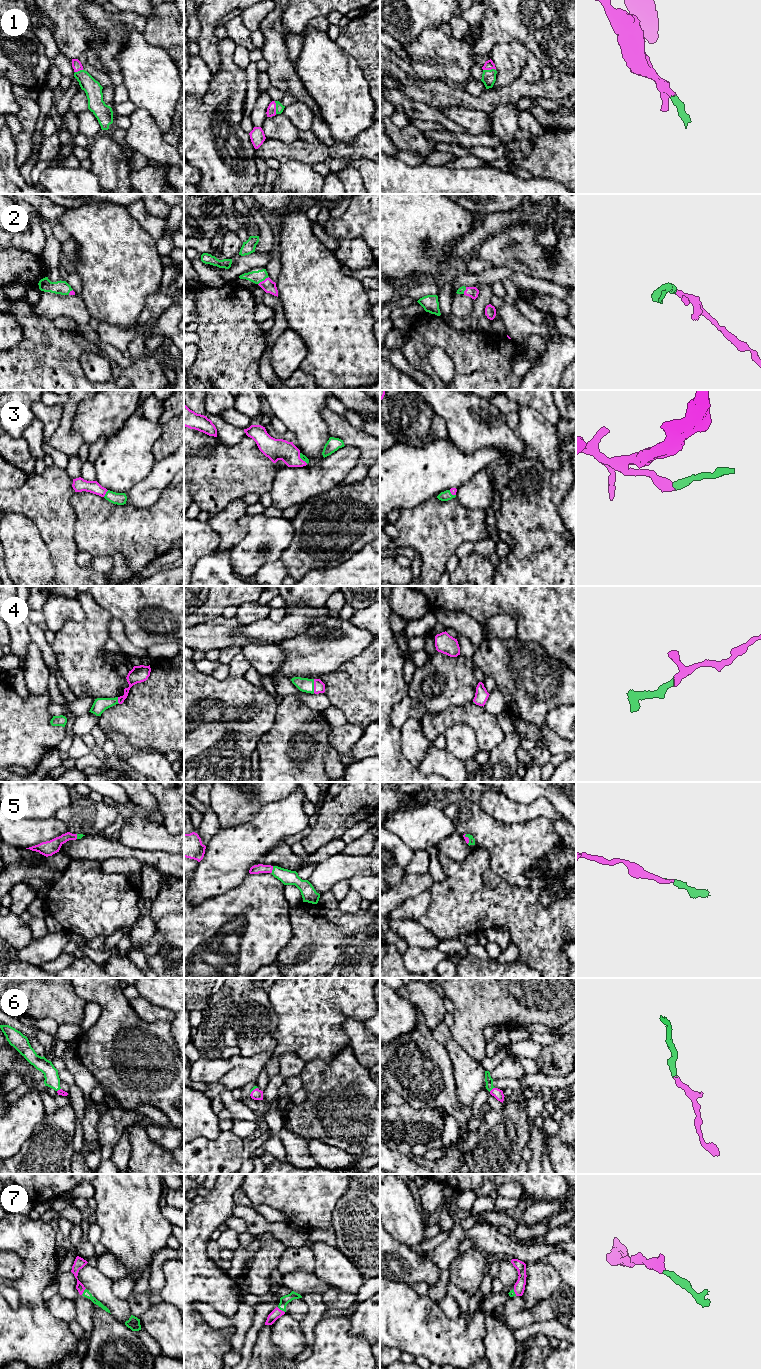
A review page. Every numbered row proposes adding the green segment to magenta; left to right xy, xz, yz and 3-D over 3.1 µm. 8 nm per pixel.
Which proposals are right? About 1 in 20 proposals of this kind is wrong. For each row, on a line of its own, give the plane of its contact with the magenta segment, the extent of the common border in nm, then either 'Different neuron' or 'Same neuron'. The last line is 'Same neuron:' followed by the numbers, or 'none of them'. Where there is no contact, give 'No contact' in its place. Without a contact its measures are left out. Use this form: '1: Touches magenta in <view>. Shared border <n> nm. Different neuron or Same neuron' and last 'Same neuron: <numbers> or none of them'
1: Touches magenta in xz. Shared border 110 nm. Same neuron
2: Touches magenta in xz. Shared border 110 nm. Same neuron
3: Touches magenta in xy. Shared border 70 nm. Same neuron
4: Touches magenta in xz. Shared border 110 nm. Same neuron
5: Touches magenta in xz. Shared border 70 nm. Same neuron
6: Touches magenta in yz. Shared border 60 nm. Same neuron
7: Touches magenta in xz. Shared border 80 nm. Same neuron
Same neuron: 1, 2, 3, 4, 5, 6, 7

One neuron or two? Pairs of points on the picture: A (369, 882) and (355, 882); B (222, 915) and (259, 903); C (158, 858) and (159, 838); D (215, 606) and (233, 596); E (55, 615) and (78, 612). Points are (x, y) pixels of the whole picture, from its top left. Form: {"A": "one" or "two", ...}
{"A": "one", "B": "one", "C": "two", "D": "one", "E": "one"}

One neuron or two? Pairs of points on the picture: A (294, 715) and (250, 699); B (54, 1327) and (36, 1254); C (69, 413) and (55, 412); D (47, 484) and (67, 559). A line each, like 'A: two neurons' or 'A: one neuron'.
A: two neurons
B: one neuron
C: two neurons
D: one neuron

